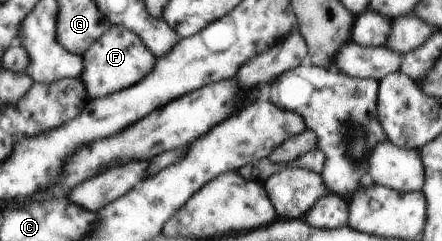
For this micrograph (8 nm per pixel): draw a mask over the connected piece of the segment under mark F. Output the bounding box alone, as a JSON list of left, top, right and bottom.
[81,26,155,98]

